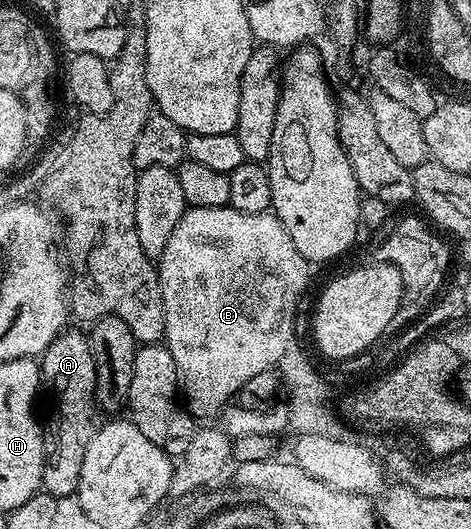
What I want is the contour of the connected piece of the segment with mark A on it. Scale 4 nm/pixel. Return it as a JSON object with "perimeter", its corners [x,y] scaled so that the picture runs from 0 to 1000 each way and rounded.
{"perimeter":[[[155,618],[134,626],[85,669],[85,720],[96,733],[100,728],[115,735],[117,758],[106,798],[93,803],[98,873],[89,877],[89,924],[125,943],[155,941],[166,928],[180,854],[204,813],[204,686],[195,679],[189,635],[180,628],[163,629]]]}

